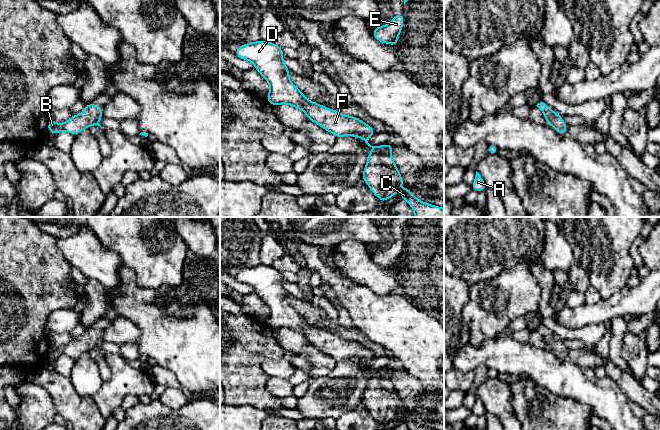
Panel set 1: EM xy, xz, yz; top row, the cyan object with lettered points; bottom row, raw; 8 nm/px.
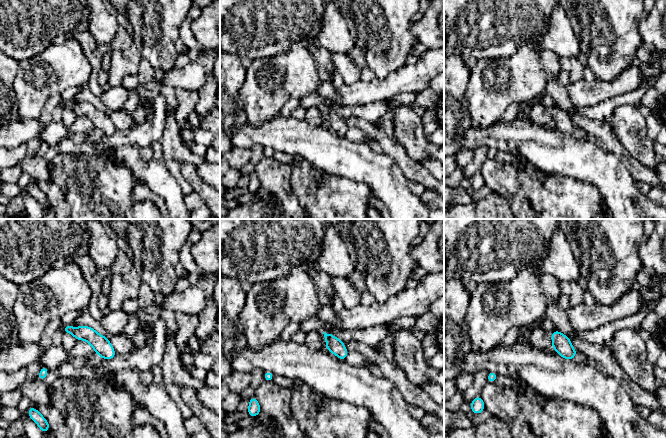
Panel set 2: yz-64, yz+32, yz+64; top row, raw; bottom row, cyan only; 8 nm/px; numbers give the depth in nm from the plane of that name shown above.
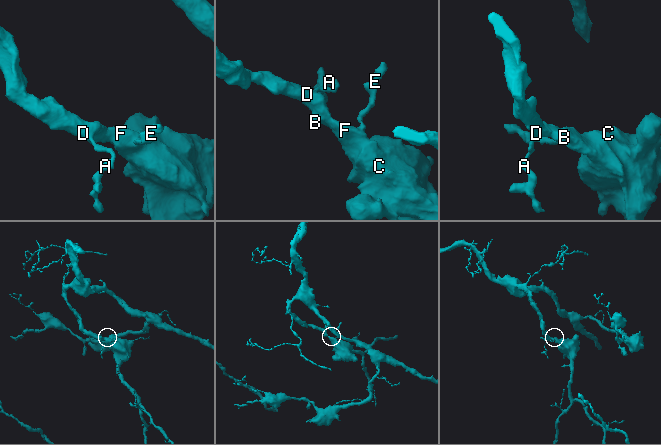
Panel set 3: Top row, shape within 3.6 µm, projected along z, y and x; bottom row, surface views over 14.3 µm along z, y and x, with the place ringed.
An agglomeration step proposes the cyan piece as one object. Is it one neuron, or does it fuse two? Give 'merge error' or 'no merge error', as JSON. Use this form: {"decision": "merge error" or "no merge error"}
{"decision": "no merge error"}

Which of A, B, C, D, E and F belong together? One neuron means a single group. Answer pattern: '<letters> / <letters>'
A B C D E F

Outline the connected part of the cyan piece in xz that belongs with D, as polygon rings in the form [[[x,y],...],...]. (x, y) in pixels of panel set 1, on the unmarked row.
[[[260,264],[239,270],[235,279],[243,284],[252,286],[255,290],[255,294],[257,294],[269,307],[270,314],[266,324],[272,330],[288,328],[297,333],[303,334],[309,344],[318,348],[324,354],[334,358],[336,362],[355,360],[364,364],[369,371],[373,372],[373,374],[367,379],[367,387],[361,401],[369,410],[373,418],[381,424],[381,427],[385,426],[390,421],[395,420],[397,418],[398,410],[404,408],[405,411],[401,415],[401,423],[405,423],[410,430],[435,430],[422,426],[410,416],[392,382],[391,376],[394,371],[393,369],[387,367],[381,370],[371,370],[368,367],[367,363],[376,358],[375,354],[371,350],[367,349],[357,341],[344,339],[336,334],[329,333],[323,329],[310,325],[304,320],[304,318],[290,304],[290,299],[288,298],[289,292],[283,287],[284,278],[280,270],[273,266]]]

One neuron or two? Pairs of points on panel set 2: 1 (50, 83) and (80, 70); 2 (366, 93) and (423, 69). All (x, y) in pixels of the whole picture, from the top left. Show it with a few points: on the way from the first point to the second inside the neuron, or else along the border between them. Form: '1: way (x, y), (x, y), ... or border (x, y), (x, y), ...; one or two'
1: way (57, 76), (63, 70), (73, 70); one
2: way (380, 90), (409, 78); one

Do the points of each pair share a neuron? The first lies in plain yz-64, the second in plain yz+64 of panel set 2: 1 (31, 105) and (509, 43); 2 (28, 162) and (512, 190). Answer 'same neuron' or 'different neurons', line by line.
1: different neurons
2: same neuron

